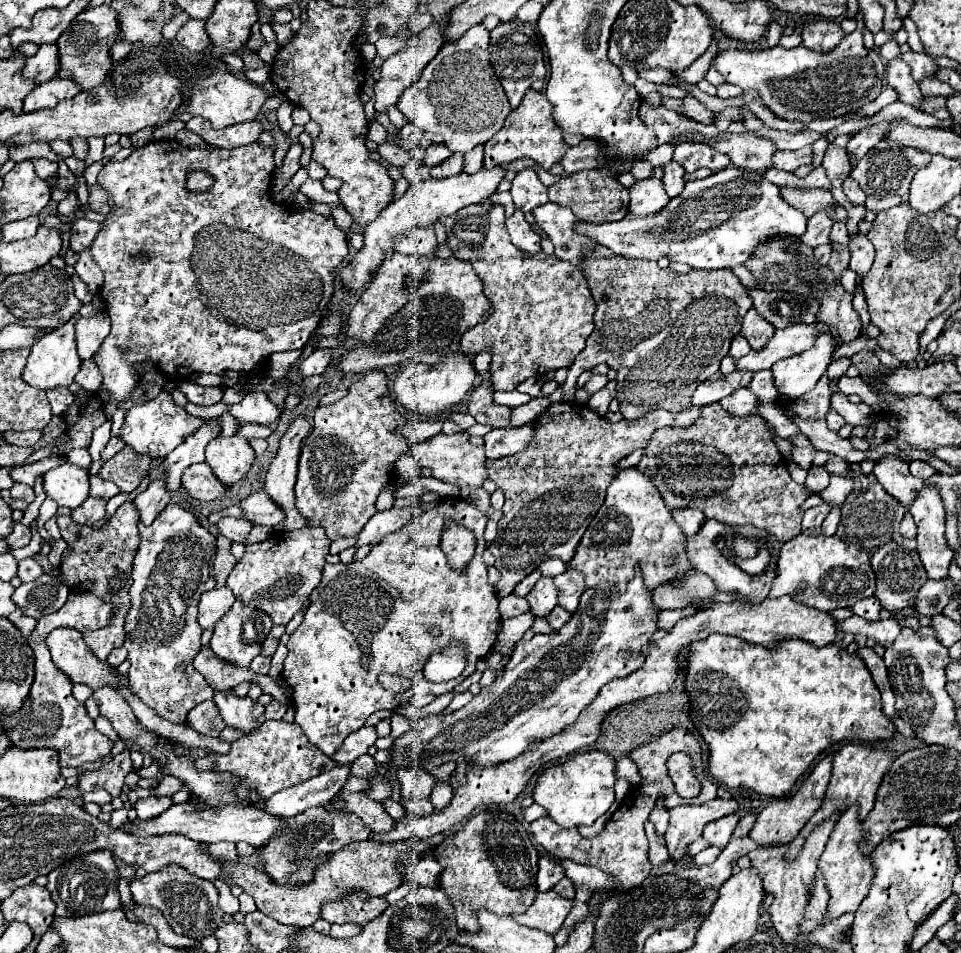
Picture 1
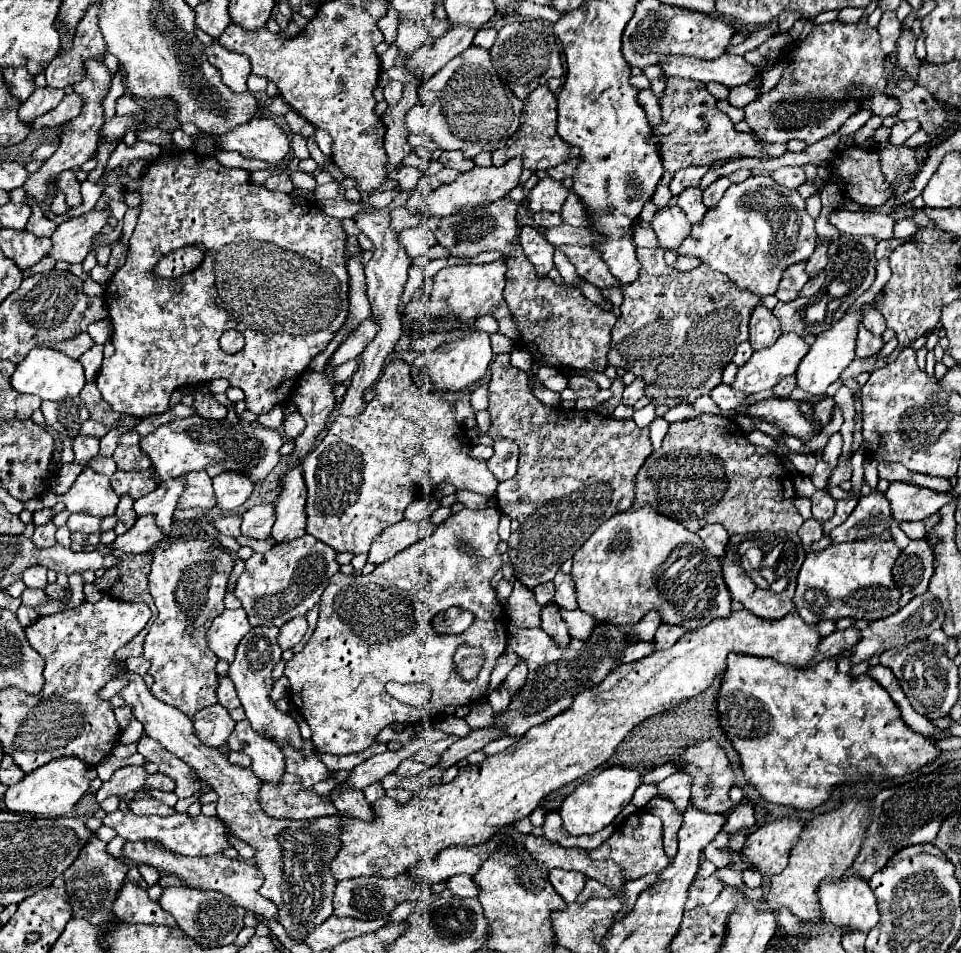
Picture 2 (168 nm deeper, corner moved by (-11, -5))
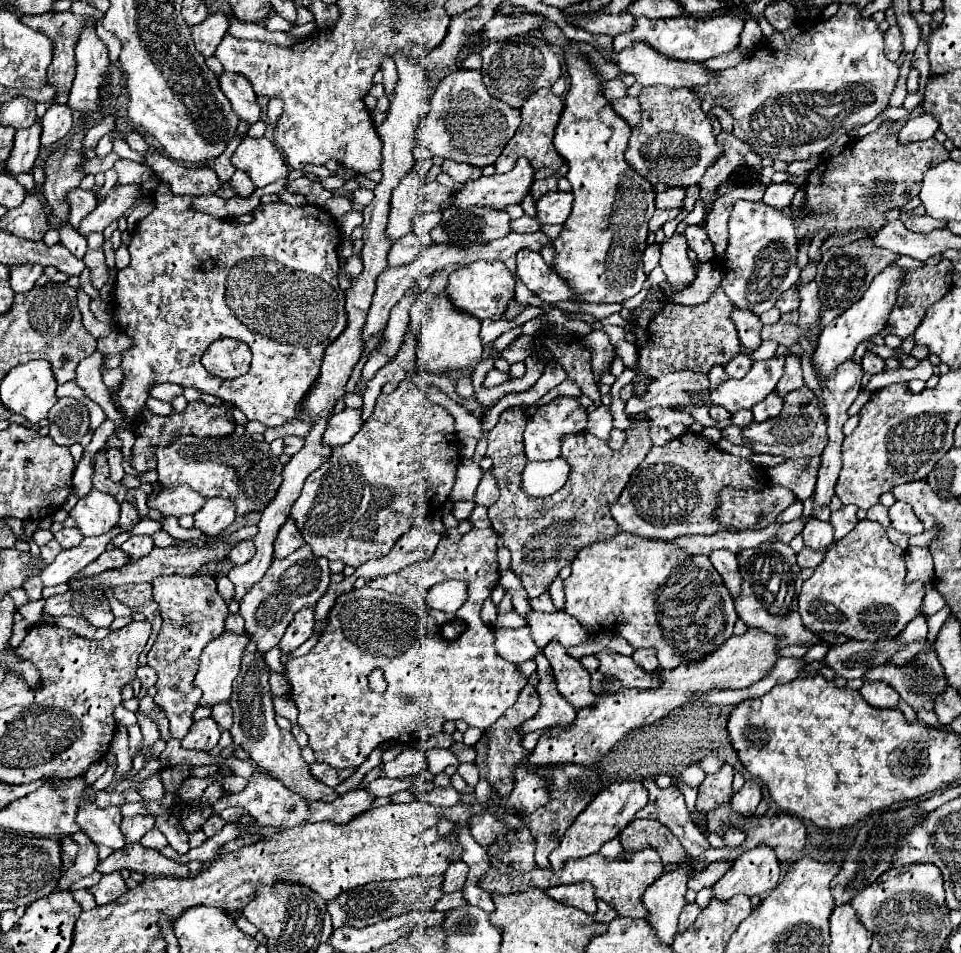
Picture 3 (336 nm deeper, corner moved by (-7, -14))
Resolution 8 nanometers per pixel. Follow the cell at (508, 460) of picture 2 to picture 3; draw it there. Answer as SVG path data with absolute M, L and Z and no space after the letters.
M492 468L484 472L482 480L480 480L480 486L476 490L476 504L482 504L482 506L492 506L498 498L498 484L496 484L496 478L492 474Z

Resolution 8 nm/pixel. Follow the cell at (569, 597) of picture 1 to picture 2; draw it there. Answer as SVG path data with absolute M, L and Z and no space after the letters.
M558 571L556 577L554 577L554 587L556 587L556 595L554 595L554 603L562 609L578 609L578 603L576 603L576 589L574 589L574 583L572 583L572 577Z

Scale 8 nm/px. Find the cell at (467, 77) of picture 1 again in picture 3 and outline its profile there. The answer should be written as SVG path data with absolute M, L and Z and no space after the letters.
M456 68L436 86L430 100L430 112L420 120L416 136L418 144L426 146L438 158L450 158L454 162L466 162L482 168L498 160L518 124L520 112L490 96L478 70Z

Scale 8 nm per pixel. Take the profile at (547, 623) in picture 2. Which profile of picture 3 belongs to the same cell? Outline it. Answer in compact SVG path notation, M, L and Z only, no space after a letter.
M552 640L544 646L544 656L548 658L554 678L558 682L558 692L574 706L588 706L588 702L592 702L592 698L596 698L596 694L590 690L590 674L586 668L582 668L582 664L572 658L566 648Z

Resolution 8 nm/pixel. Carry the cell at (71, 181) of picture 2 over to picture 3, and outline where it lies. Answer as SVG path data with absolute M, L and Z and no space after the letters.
M80 188L68 192L66 200L68 200L68 206L70 206L68 222L72 222L74 226L78 226L80 220L82 220L84 216L88 216L88 214L96 208L96 204L98 204L96 194L92 194L92 192L88 192L88 190L80 190Z

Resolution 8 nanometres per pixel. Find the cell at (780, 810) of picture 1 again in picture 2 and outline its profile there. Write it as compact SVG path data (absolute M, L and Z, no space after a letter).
M776 819L762 825L748 835L742 857L764 877L778 875L788 865L790 849L798 841L802 829L804 821L798 819Z

